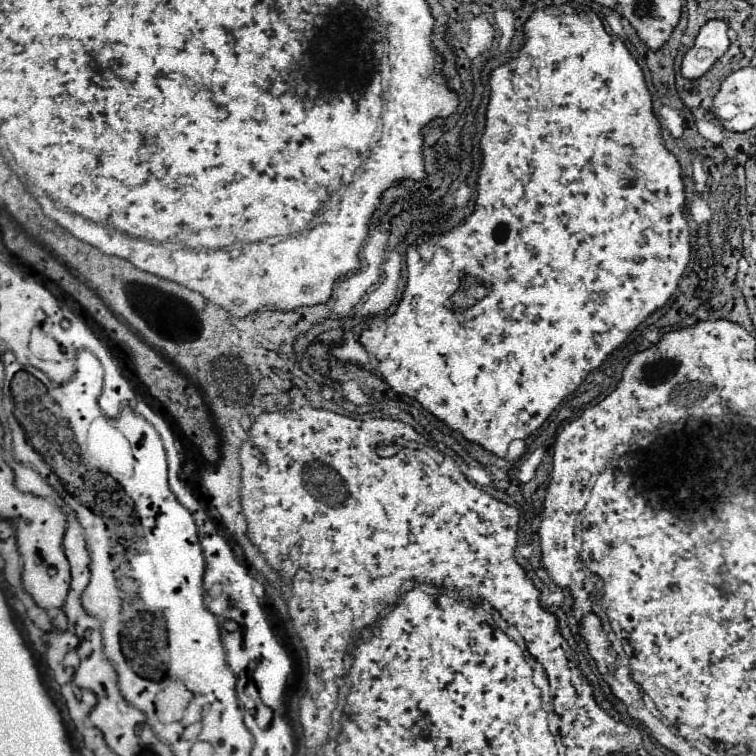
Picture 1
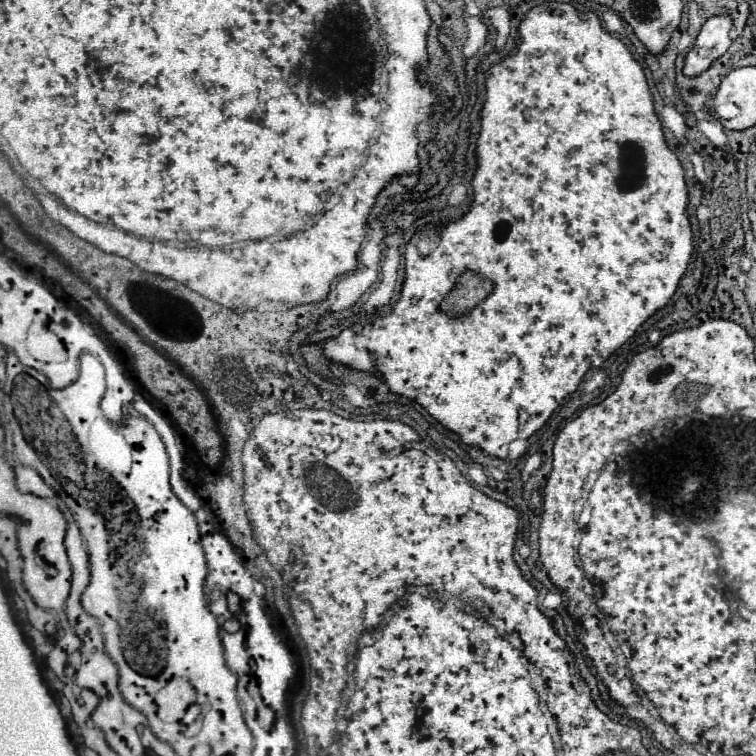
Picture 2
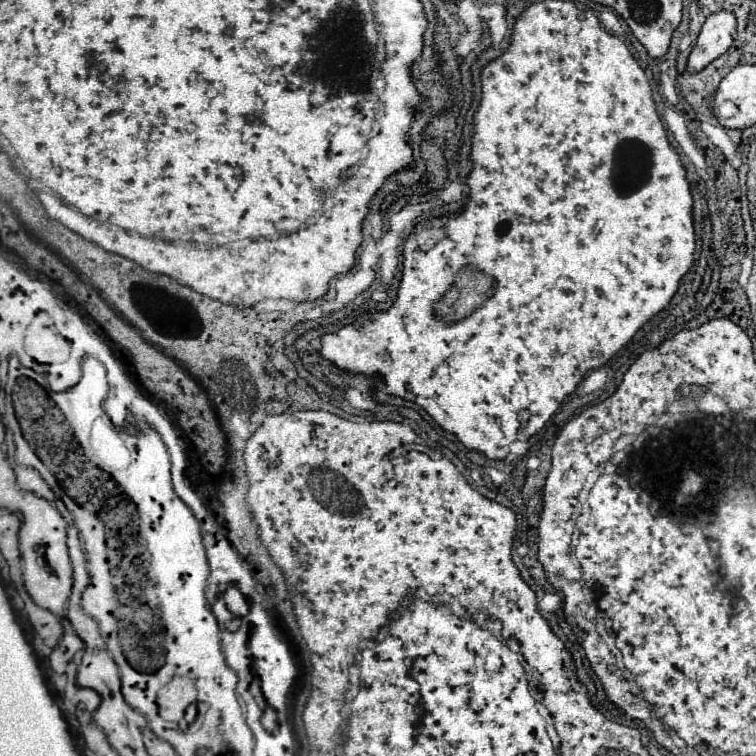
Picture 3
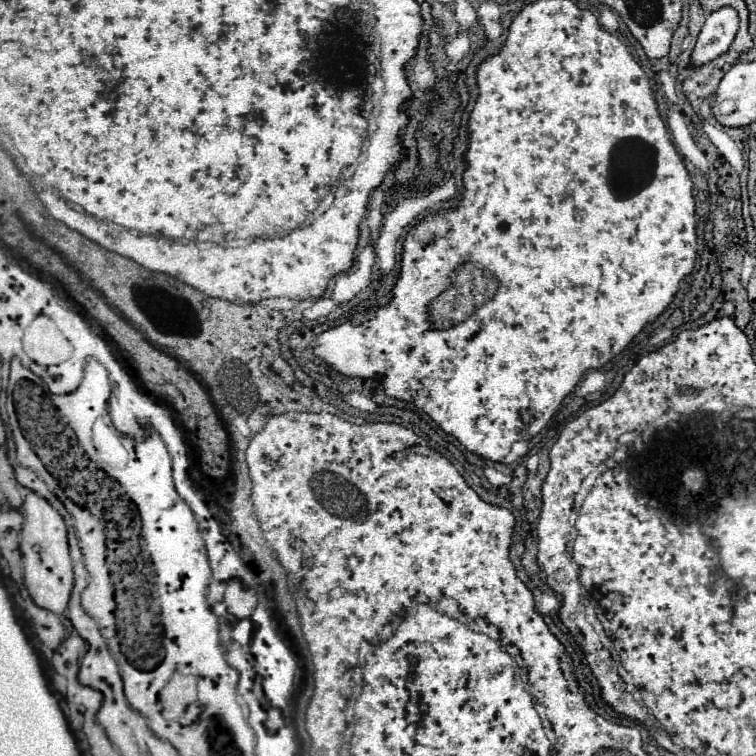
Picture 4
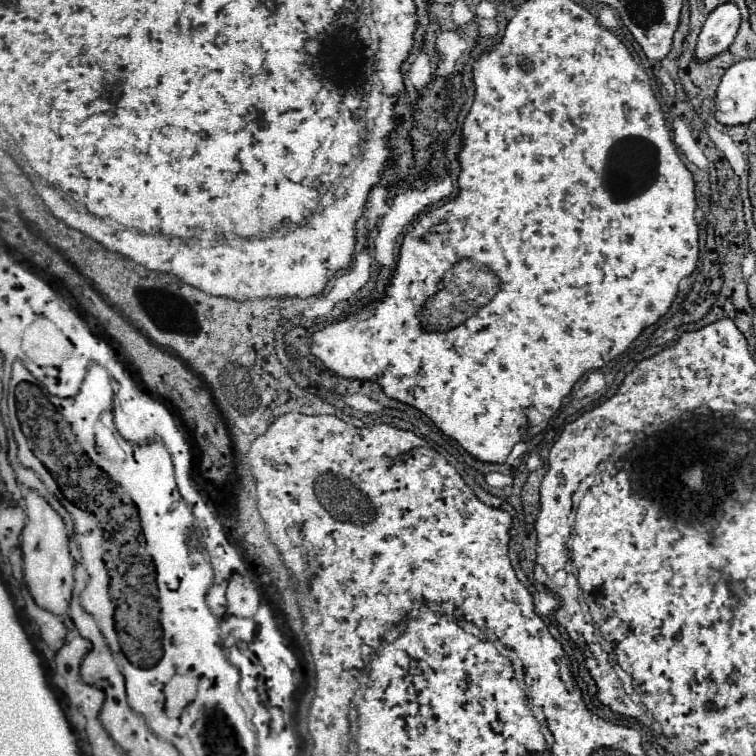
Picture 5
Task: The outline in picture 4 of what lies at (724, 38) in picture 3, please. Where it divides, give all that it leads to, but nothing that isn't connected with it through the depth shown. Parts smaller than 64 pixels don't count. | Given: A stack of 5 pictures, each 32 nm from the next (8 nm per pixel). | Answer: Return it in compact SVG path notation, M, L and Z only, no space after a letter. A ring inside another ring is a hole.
M720 8L712 12L700 30L698 42L690 56L690 64L698 68L724 54L730 48L736 30L738 30L738 14L734 8Z

